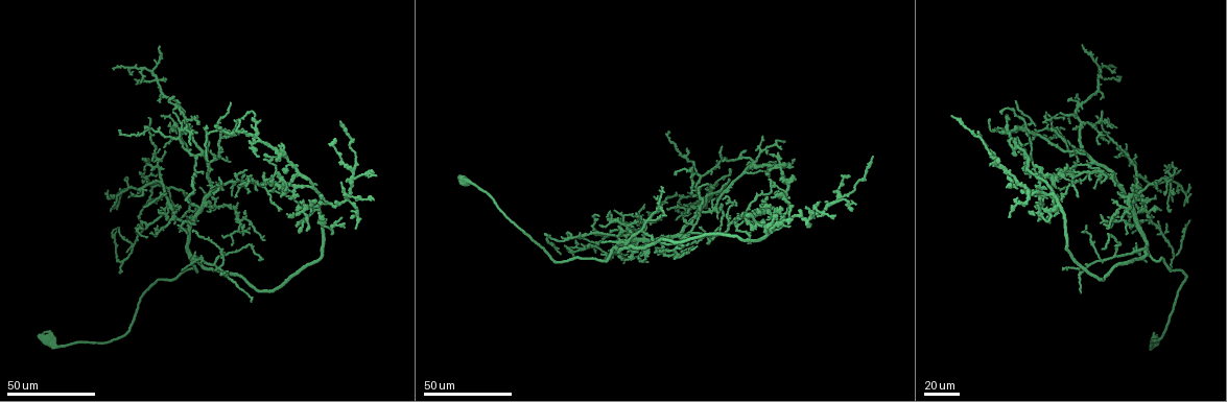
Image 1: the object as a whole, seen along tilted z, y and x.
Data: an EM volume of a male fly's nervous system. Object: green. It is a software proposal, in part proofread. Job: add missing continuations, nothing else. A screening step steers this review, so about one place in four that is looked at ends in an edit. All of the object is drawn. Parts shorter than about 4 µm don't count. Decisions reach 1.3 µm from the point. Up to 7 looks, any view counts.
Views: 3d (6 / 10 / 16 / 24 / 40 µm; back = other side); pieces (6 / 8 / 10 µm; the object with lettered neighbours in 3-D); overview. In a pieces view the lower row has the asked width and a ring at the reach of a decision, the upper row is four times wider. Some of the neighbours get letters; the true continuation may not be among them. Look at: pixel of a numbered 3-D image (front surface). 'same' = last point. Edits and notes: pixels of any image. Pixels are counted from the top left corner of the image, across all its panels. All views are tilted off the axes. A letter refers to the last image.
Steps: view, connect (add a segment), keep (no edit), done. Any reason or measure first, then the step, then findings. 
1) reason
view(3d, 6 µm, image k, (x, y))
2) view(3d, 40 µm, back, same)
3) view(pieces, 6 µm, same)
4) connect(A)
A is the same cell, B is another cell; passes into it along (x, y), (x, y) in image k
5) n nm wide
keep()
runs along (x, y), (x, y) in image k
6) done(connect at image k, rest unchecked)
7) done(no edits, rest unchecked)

end of a long branch
view(3d, 24 µm, image 1, (264, 174))

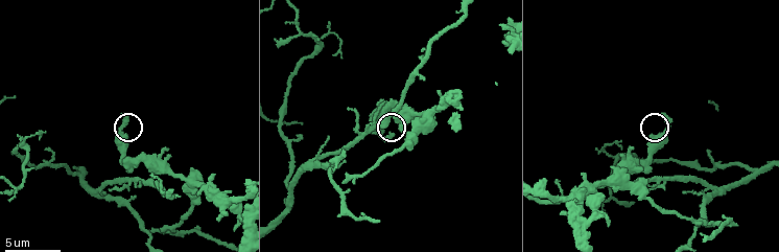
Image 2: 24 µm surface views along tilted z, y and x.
view(pieces, 10 µm, image 2, (394, 136))

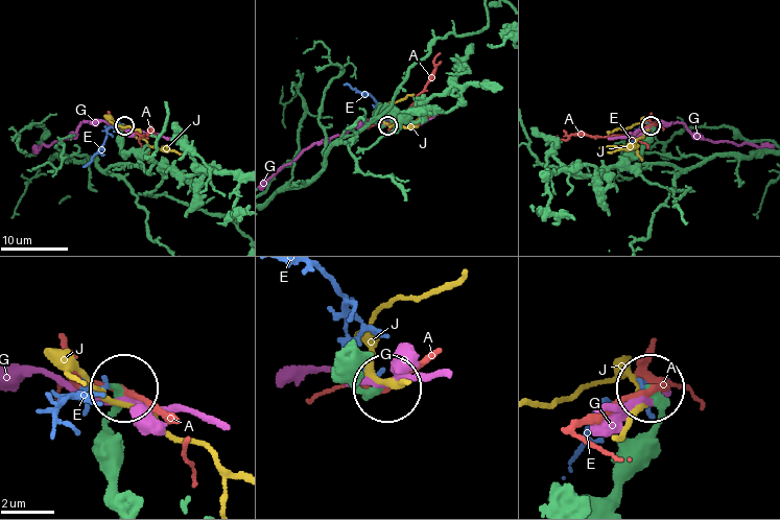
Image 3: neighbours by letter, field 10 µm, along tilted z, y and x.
keep()
A, E, G and J are other cells; runs along (120, 496), (107, 429), (120, 392) in image 3; none of them fits

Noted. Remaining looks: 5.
tapers out
view(3d, 40 µm, image 1, (1121, 183))

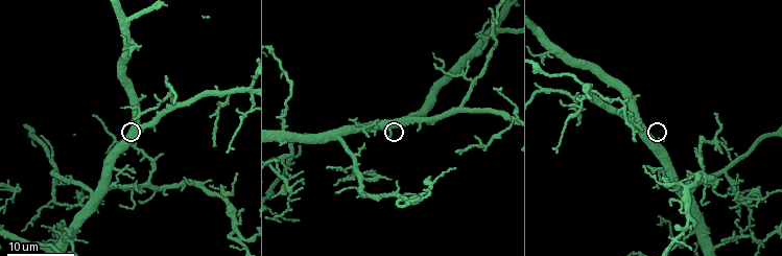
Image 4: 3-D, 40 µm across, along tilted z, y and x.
what lies round it
view(pieces, 6 µm, image 4, (661, 141))

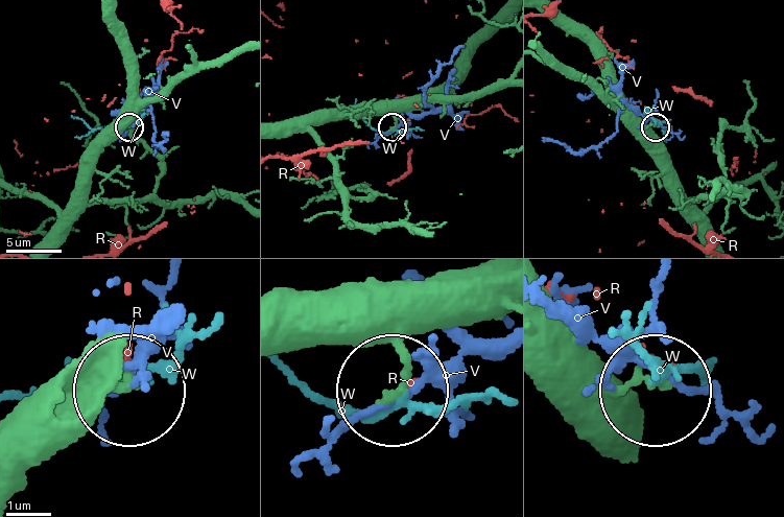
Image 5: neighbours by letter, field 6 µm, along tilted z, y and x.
keep()
R, V and W are other cells; none of them fits

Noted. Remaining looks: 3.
tapers out
view(3d, 40 µm, image 1, (1062, 130))

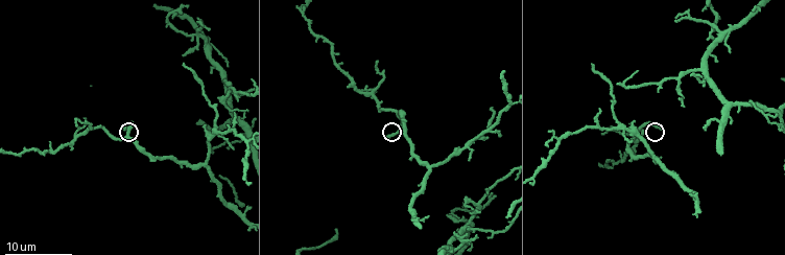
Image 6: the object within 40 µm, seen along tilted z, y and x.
view(pieces, 6 µm, image 6, (389, 135))

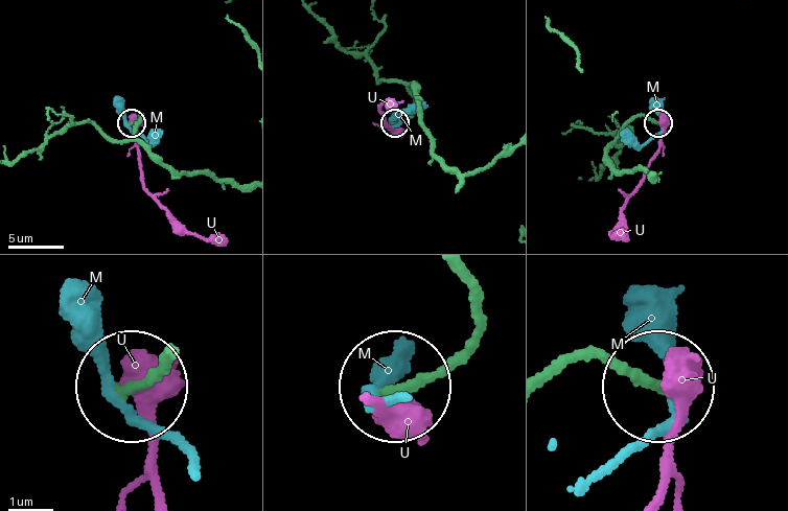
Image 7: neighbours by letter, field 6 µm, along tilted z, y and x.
keep()
M and U are other cells; runs along (552, 379), (600, 365), (655, 390) in image 7; no lettered segment goes on from it

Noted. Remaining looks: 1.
done(no edits, rest unchecked)

